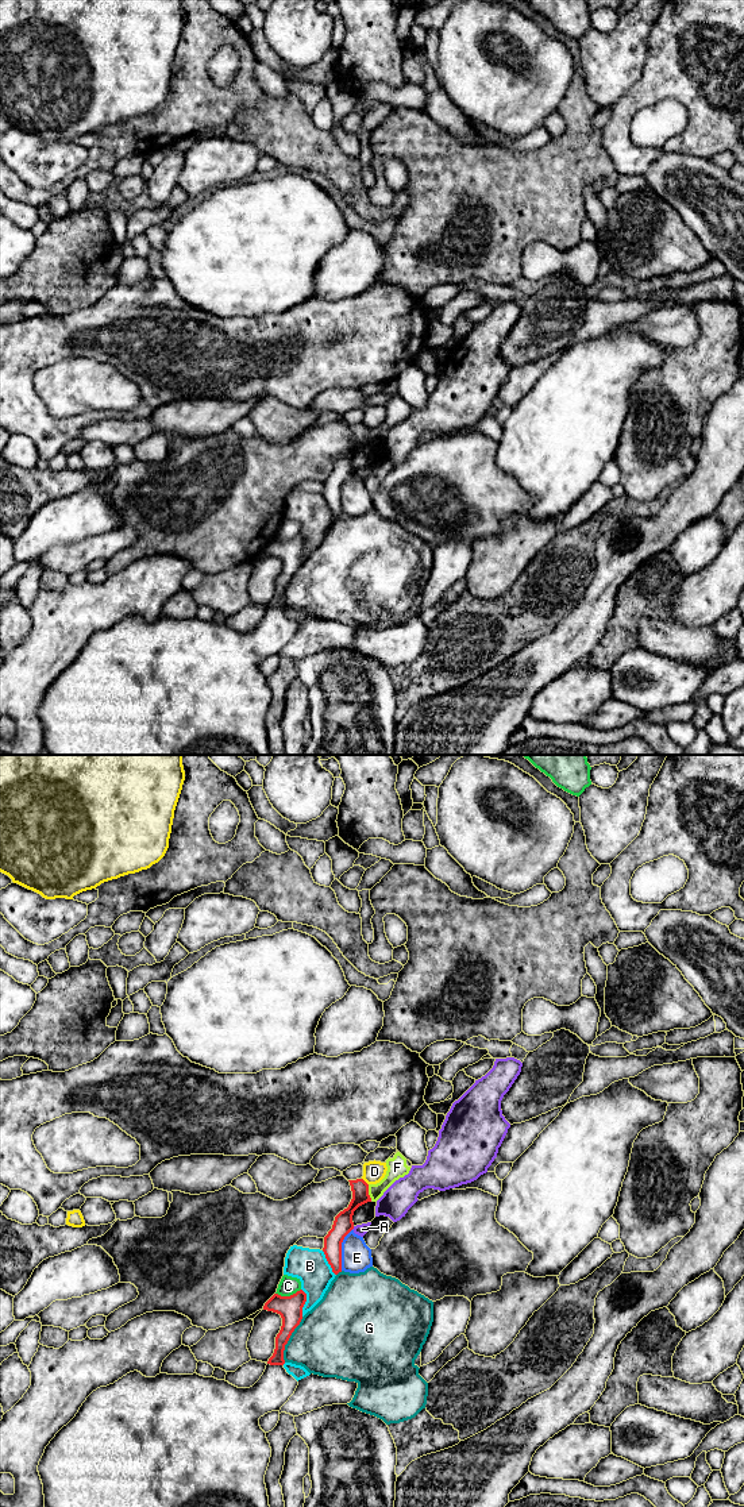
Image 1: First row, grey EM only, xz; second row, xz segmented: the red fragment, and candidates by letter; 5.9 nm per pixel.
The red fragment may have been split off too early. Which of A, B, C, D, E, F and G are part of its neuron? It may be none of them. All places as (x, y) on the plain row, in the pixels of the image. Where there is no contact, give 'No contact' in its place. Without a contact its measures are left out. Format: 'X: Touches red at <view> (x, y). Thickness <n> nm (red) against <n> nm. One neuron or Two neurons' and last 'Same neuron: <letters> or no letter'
A: Touches red at xz (353, 471). Thickness 120 nm (red) against 70 nm. Two neurons
B: Touches red at xz (305, 544). Thickness 140 nm (red) against 200 nm. Two neurons
C: Touches red at xz (288, 540). Thickness 140 nm (red) against 120 nm. Two neurons
D: Touches red at xz (365, 426). Thickness 100 nm (red) against 130 nm. Two neurons
E: Touches red at xz (340, 493). Thickness 120 nm (red) against 180 nm. Two neurons
F: Touches red at xz (367, 436). Thickness 120 nm (red) against 120 nm. Two neurons
G: Touches red at xz (288, 584). Thickness 140 nm (red) against 420 nm. Two neurons
Same neuron: no letter

